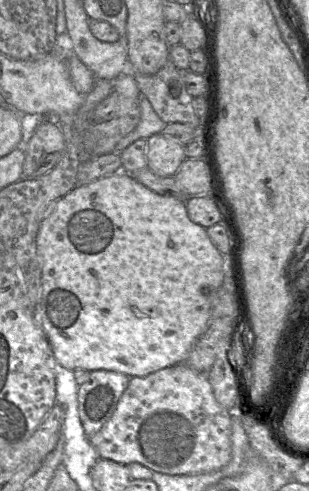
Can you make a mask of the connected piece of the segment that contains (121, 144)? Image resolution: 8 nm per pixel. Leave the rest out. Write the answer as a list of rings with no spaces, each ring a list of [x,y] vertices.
[[[145,96],[139,99],[141,119],[137,127],[127,136],[122,138],[116,145],[113,153],[121,153],[128,146],[139,139],[148,139],[159,134],[166,127],[166,123],[157,115],[149,100]]]

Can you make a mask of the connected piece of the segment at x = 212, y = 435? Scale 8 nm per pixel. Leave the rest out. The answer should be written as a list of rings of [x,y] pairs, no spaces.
[[[178,364],[147,376],[130,378],[111,418],[89,441],[103,459],[123,465],[137,462],[153,472],[167,475],[198,475],[217,471],[229,463],[231,422],[231,412],[216,401],[207,375],[186,364]]]

